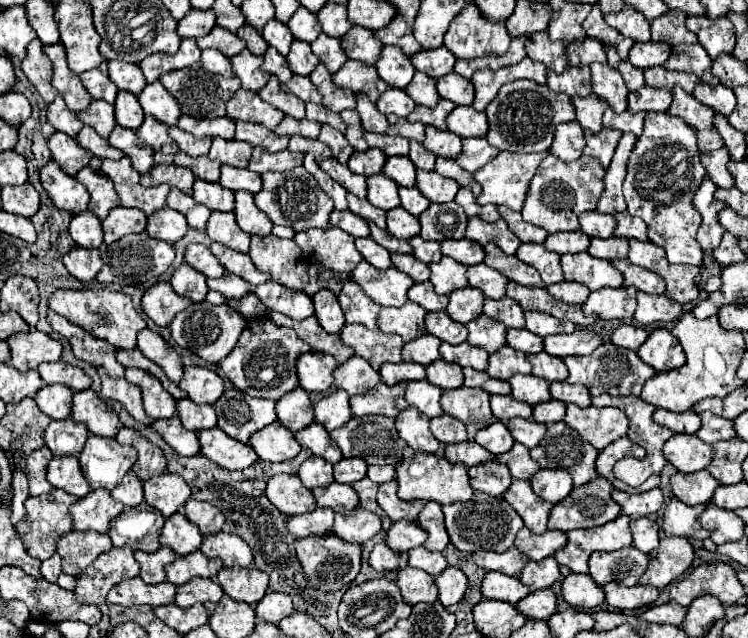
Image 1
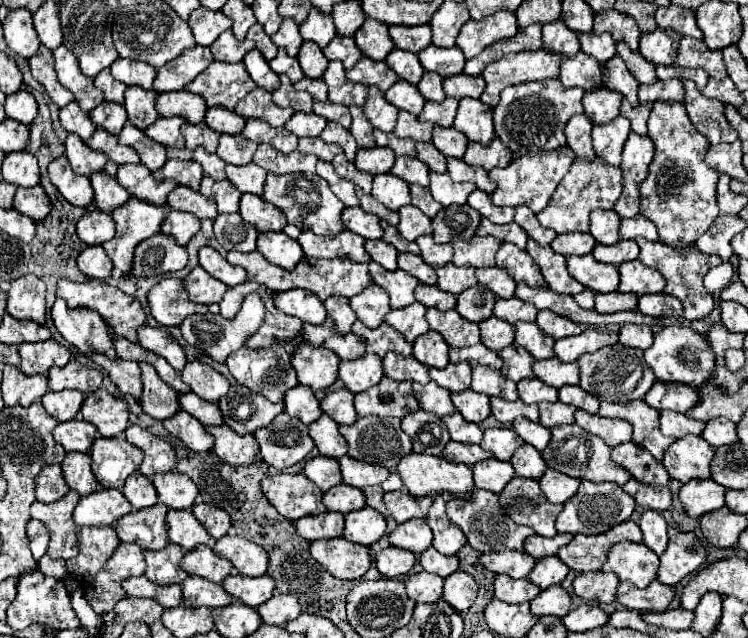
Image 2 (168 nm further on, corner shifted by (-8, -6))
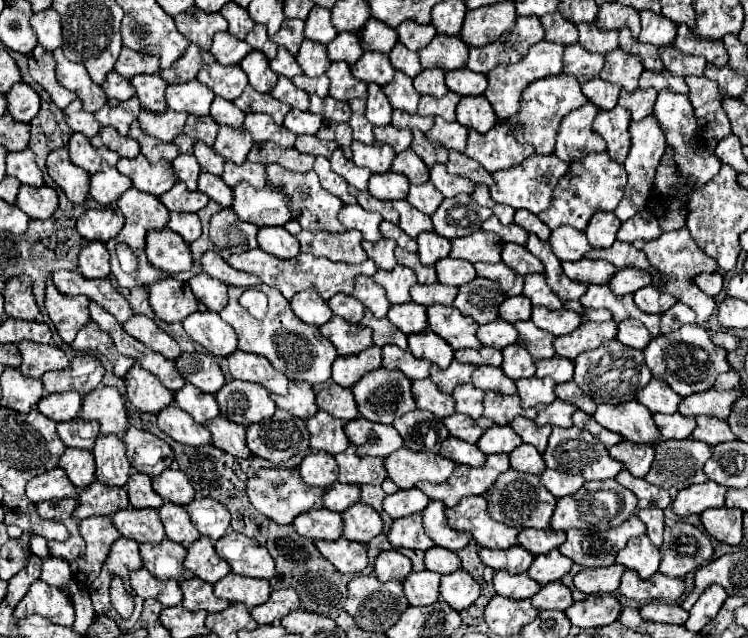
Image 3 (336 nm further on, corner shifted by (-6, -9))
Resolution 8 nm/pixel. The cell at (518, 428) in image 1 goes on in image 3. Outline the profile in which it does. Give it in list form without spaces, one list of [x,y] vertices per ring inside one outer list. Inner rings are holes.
[[[524,416],[514,418],[514,422],[510,426],[516,430],[516,434],[520,434],[520,438],[524,442],[534,444],[540,454],[546,450],[546,444],[548,444],[548,438],[550,438],[550,432],[552,432],[550,426],[538,426],[534,420],[528,420]]]

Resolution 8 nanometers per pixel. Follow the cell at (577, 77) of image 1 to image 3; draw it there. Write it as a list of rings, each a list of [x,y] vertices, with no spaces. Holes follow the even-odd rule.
[[[570,44],[564,50],[564,74],[572,74],[578,82],[596,78],[604,66],[604,56],[584,50],[580,44]]]

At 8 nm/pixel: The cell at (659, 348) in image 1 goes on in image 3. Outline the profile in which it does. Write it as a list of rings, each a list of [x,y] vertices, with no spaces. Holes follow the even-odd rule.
[[[686,324],[680,330],[652,338],[644,350],[646,364],[652,370],[652,376],[670,384],[672,390],[682,398],[692,392],[710,390],[718,374],[730,370],[726,354],[728,352],[724,348],[718,348],[716,344],[712,344],[712,340],[708,338],[708,332],[698,324]]]

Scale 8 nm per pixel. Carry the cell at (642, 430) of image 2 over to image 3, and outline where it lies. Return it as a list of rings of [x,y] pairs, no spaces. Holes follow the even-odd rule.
[[[636,400],[618,404],[618,406],[598,404],[594,418],[604,428],[622,434],[630,442],[656,444],[660,440],[658,428],[654,426],[654,420],[652,420],[652,412]]]

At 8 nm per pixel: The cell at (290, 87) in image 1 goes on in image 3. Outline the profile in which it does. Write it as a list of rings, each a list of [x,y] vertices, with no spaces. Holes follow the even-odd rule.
[[[302,74],[302,76],[294,76],[292,82],[294,82],[298,88],[306,90],[308,94],[318,94],[318,96],[322,96],[322,98],[328,96],[328,88],[330,88],[330,80],[328,80],[328,76],[310,78],[310,76]]]

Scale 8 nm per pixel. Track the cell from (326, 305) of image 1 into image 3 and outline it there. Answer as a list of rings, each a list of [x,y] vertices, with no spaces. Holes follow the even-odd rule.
[[[346,294],[332,296],[328,300],[328,306],[336,316],[340,316],[352,324],[358,324],[362,320],[362,314],[364,314],[364,306],[354,296],[346,296]]]

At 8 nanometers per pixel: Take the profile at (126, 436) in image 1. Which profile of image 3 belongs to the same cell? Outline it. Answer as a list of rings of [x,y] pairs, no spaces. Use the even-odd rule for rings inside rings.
[[[130,426],[122,440],[126,444],[130,464],[138,472],[148,474],[152,478],[158,476],[162,470],[170,468],[170,464],[174,460],[172,448],[164,440],[160,440],[158,436],[146,432],[146,430],[138,430],[138,428]]]

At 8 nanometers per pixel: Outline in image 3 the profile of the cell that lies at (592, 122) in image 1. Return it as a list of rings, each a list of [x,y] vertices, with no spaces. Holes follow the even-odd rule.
[[[600,76],[586,80],[582,84],[582,92],[584,96],[594,102],[600,110],[612,110],[618,104],[618,94],[620,94],[620,86],[618,84],[610,84],[606,80],[602,80]]]

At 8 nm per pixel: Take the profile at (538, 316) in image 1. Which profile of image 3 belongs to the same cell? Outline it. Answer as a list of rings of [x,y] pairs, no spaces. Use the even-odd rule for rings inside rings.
[[[534,306],[530,320],[542,330],[552,332],[554,336],[562,336],[562,334],[574,332],[582,324],[584,318],[582,318],[580,312],[574,312],[574,310],[568,310],[568,308],[548,310],[544,306]]]

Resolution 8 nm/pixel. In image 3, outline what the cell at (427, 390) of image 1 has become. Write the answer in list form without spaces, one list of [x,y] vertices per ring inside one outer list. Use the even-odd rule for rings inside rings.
[[[430,378],[412,382],[412,394],[418,408],[430,410],[438,418],[446,418],[448,414],[454,414],[454,398],[450,394],[440,392]]]

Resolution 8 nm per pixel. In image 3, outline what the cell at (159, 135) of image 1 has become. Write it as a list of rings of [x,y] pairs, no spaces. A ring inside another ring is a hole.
[[[170,108],[166,112],[162,112],[162,114],[154,114],[150,110],[142,110],[140,116],[138,116],[142,128],[148,134],[152,134],[152,136],[164,140],[164,142],[172,142],[178,134],[182,134],[186,118],[188,118],[186,112],[174,112]]]

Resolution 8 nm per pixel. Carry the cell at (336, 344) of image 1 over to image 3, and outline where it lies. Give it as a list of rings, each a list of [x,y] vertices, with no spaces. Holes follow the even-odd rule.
[[[332,316],[324,326],[320,326],[320,332],[336,346],[340,356],[358,354],[374,344],[370,328],[364,328],[360,324],[350,324],[340,316]]]

